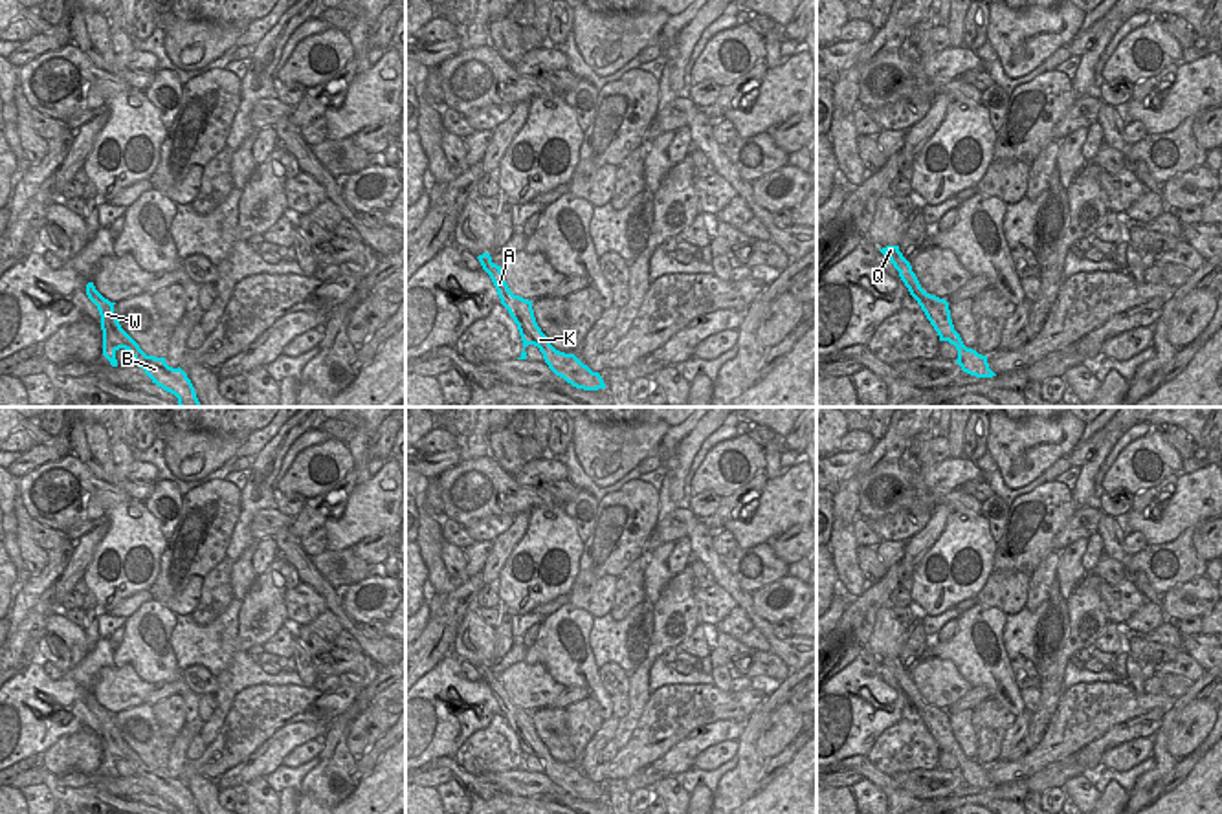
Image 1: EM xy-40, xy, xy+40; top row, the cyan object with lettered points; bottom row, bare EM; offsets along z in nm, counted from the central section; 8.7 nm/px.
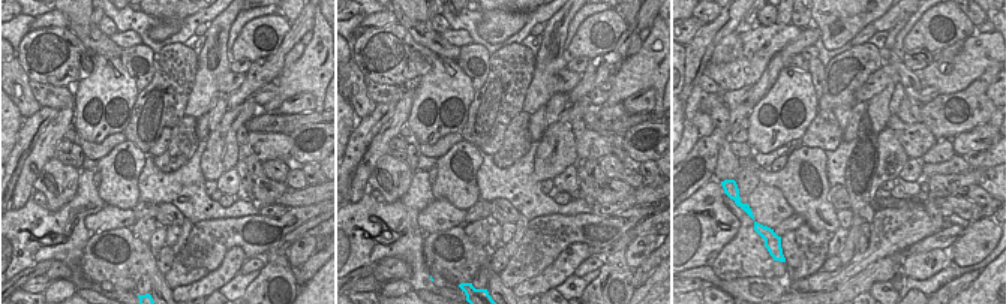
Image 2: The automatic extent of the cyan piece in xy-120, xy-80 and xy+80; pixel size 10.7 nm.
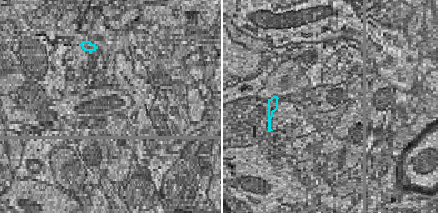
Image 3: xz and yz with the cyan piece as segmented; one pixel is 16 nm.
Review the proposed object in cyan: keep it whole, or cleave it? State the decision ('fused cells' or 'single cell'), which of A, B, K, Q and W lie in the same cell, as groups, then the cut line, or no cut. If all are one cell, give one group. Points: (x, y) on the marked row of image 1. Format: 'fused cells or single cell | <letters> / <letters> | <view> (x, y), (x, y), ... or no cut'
single cell | A B K Q W | no cut

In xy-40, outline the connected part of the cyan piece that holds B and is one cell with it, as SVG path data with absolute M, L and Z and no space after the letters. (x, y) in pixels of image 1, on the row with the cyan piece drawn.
M86 284L88 299L97 306L101 315L103 330L103 356L110 361L112 367L117 367L116 352L125 348L134 358L134 363L145 370L145 374L161 387L163 390L178 398L180 407L200 407L194 387L187 374L178 367L172 368L165 363L165 358L147 356L139 345L121 328L114 304L105 299L94 286Z

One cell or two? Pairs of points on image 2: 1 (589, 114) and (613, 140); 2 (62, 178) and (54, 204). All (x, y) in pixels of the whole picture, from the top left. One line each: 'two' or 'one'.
1: one
2: one

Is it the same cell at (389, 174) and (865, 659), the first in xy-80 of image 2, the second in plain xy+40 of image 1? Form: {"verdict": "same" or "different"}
{"verdict": "different"}

